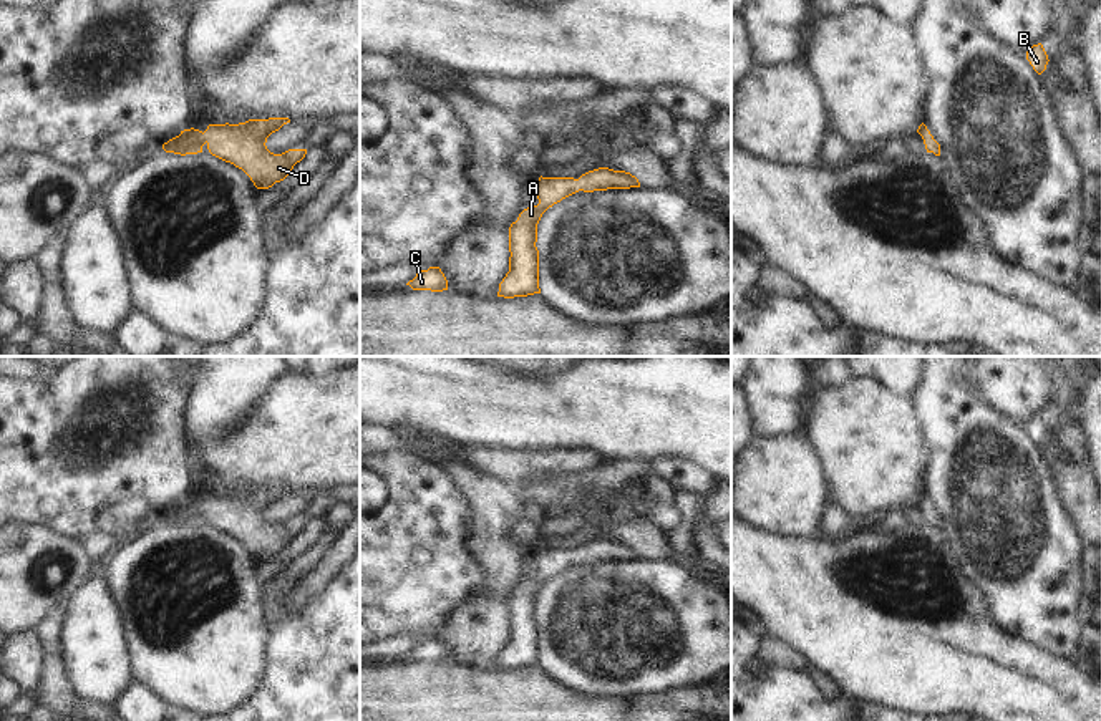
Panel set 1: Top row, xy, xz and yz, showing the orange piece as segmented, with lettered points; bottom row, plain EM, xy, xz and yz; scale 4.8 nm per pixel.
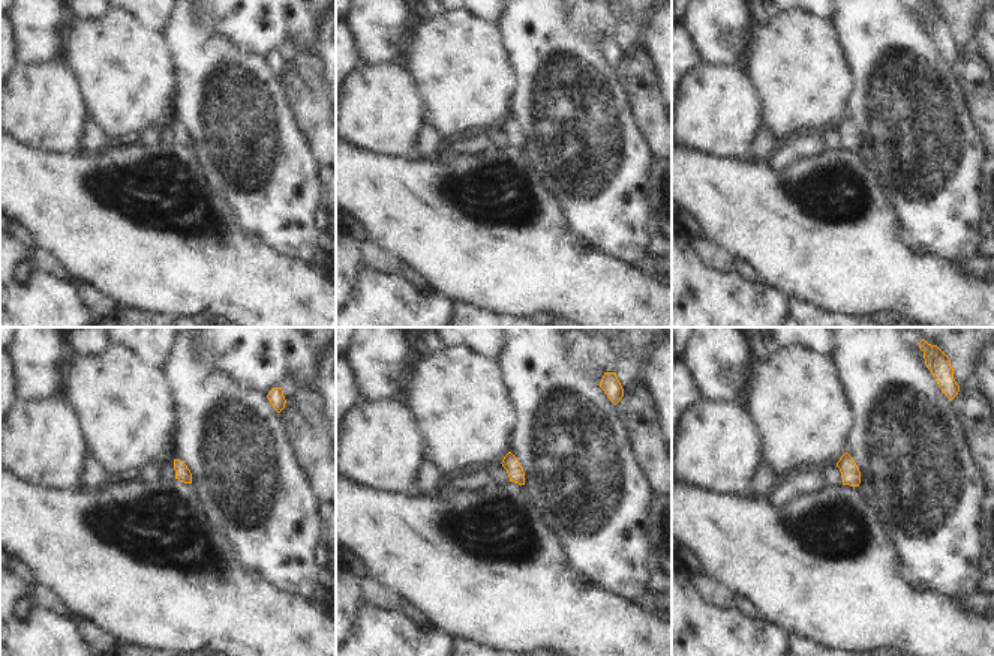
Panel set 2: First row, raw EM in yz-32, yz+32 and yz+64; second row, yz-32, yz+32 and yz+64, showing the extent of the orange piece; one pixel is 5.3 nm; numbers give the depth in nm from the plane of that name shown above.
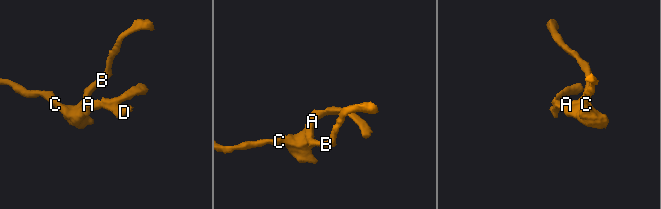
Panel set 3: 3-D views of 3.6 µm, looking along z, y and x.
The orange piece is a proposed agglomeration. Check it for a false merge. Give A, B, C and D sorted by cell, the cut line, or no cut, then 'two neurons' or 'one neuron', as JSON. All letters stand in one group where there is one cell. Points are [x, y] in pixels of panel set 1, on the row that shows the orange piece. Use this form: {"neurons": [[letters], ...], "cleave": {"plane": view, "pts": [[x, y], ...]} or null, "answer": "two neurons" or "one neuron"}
{"neurons": [["A", "B", "C", "D"]], "cleave": null, "answer": "one neuron"}

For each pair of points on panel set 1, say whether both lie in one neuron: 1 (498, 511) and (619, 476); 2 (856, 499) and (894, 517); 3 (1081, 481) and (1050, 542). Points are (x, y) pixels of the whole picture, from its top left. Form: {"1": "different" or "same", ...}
{"1": "different", "2": "different", "3": "different"}

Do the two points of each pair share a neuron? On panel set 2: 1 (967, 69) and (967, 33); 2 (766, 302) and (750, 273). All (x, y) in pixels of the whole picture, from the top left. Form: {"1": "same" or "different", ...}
{"1": "different", "2": "different"}

